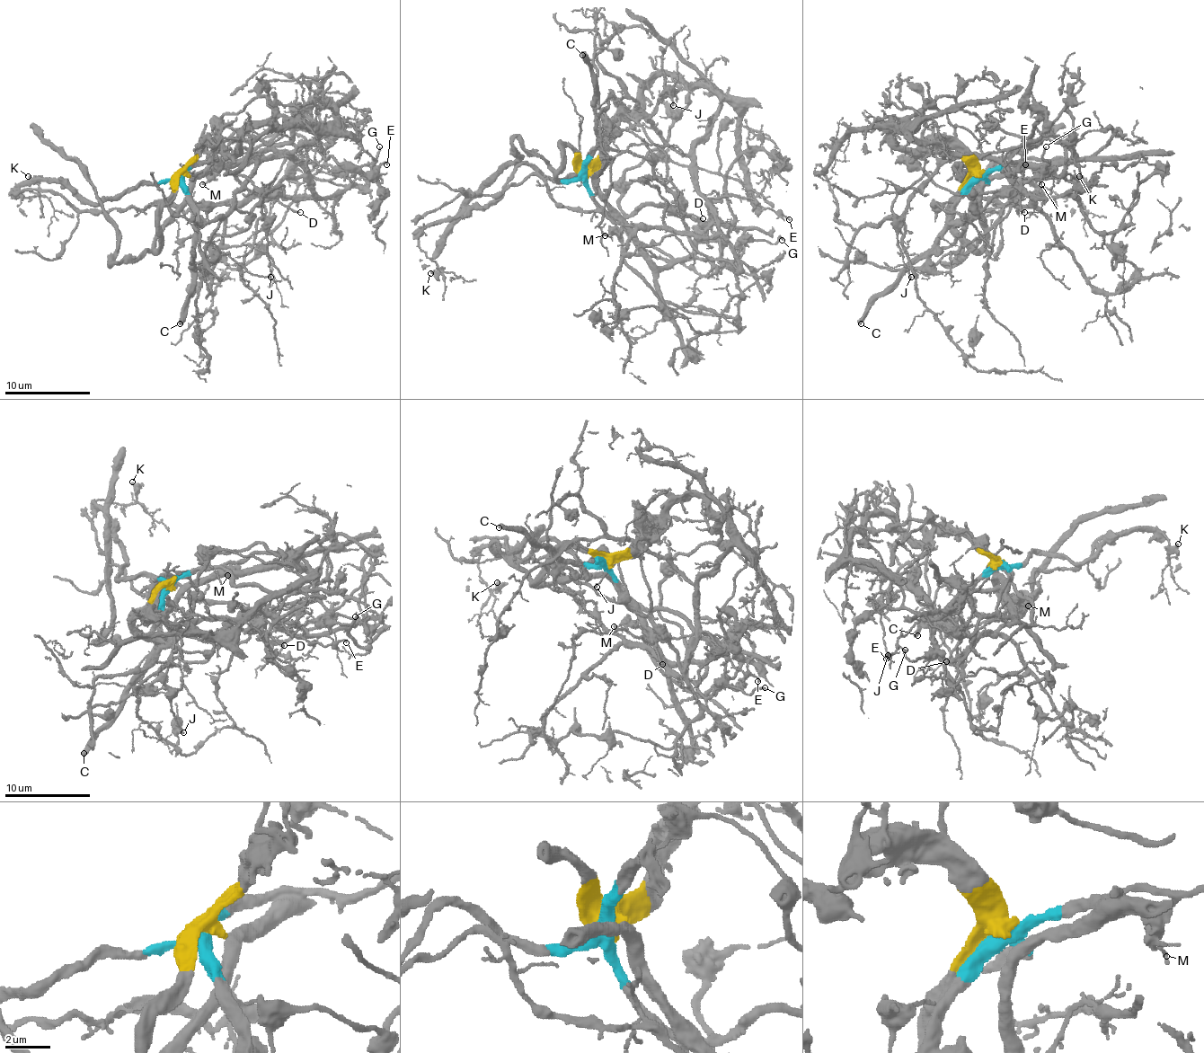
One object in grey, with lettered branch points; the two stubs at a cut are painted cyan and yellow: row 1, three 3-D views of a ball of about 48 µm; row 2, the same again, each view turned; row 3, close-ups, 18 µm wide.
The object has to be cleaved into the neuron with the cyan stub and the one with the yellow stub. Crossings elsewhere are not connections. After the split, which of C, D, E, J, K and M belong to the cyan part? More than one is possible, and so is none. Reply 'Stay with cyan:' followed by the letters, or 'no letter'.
Stay with cyan: C, D, K, M

